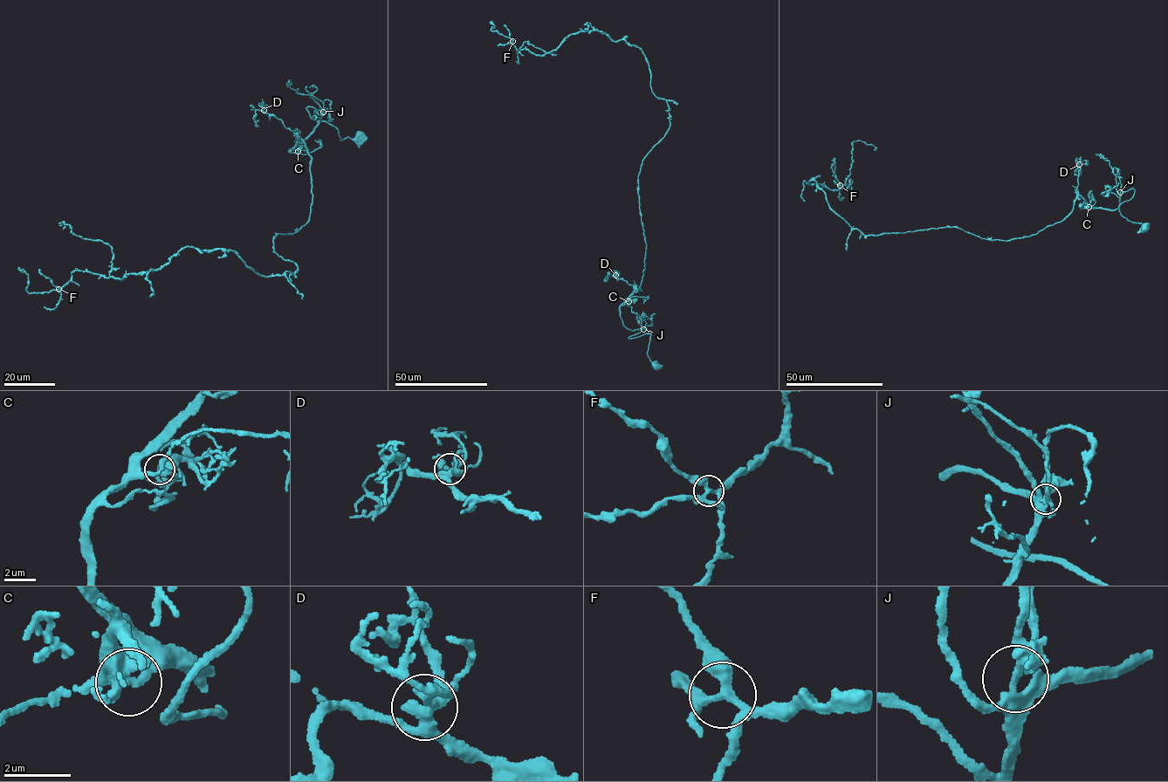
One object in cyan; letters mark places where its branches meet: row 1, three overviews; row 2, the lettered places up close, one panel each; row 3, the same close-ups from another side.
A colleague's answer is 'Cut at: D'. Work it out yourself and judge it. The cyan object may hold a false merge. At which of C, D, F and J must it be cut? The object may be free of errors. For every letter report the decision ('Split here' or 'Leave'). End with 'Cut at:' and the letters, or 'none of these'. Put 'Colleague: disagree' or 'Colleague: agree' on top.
Colleague: disagree
C: Leave
D: Leave
F: Leave
J: Leave
Cut at: none of these

